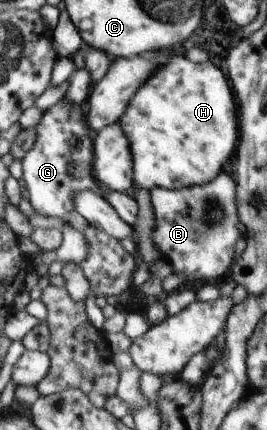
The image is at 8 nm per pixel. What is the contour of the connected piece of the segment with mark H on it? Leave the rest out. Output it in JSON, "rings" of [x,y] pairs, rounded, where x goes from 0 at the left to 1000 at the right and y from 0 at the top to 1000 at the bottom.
{"rings":[[[693,126],[655,130],[637,144],[596,156],[596,160],[566,174],[566,179],[491,228],[491,235],[472,249],[472,260],[449,272],[446,286],[491,330],[491,356],[502,363],[498,437],[524,435],[558,444],[577,435],[678,440],[689,435],[760,430],[779,423],[779,419],[794,419],[794,414],[816,409],[816,400],[831,395],[831,386],[869,367],[869,358],[876,358],[876,349],[884,349],[884,335],[891,335],[891,270],[884,270],[884,237],[876,237],[869,209],[861,209],[861,200],[854,200],[854,191],[846,191],[839,172],[824,167],[824,158],[794,153],[790,142],[772,140],[772,144],[742,147],[719,144],[693,133]]]}

